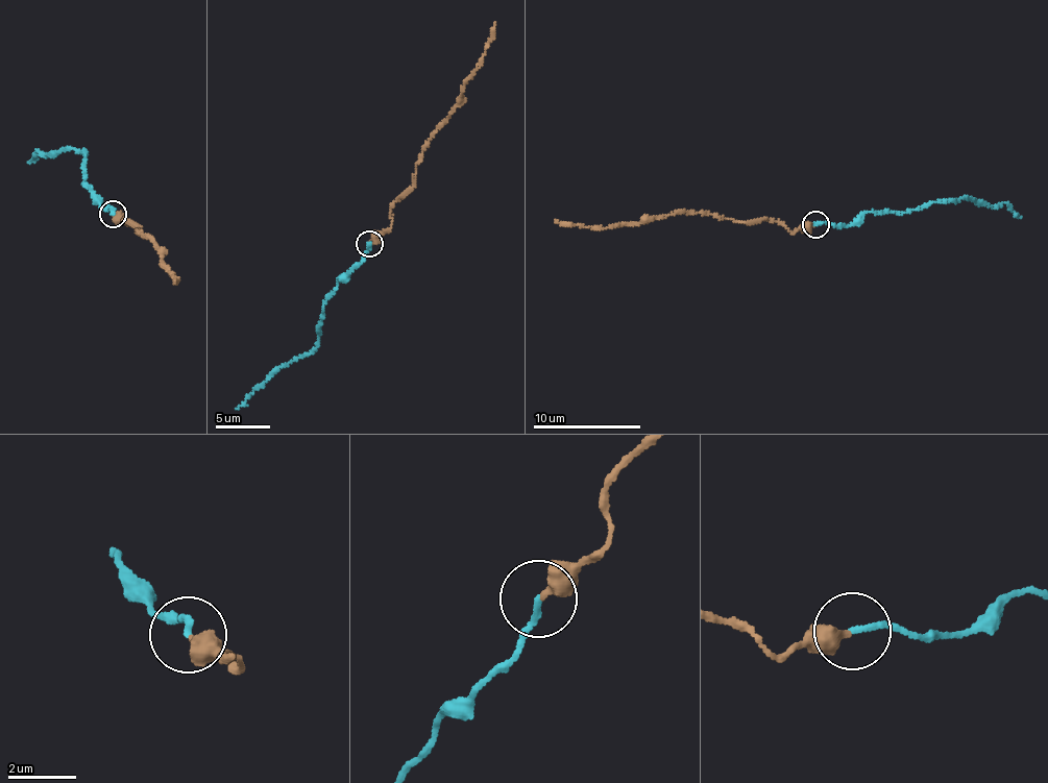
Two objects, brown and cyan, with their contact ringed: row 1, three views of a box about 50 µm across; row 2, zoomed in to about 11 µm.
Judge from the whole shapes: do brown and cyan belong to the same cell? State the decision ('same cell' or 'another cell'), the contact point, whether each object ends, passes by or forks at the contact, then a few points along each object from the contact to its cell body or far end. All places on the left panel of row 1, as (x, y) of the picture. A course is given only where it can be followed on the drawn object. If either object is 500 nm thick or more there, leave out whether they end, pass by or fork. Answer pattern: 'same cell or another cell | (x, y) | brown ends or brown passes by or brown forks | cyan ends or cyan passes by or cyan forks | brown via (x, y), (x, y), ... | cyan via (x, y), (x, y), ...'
another cell | (113, 214) | brown ends | cyan ends | brown via (114, 215), (129, 223), (122, 223), (138, 227), (137, 234), (160, 248), (161, 264), (175, 280) | cyan via (114, 215), (113, 208), (104, 208), (83, 182), (88, 154), (67, 147), (46, 155), (38, 150), (28, 162)

